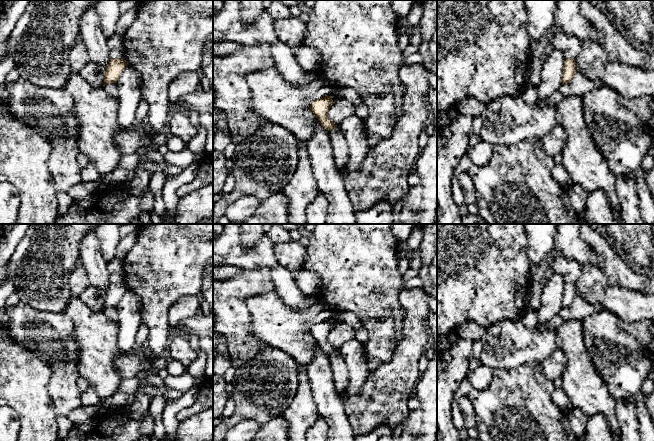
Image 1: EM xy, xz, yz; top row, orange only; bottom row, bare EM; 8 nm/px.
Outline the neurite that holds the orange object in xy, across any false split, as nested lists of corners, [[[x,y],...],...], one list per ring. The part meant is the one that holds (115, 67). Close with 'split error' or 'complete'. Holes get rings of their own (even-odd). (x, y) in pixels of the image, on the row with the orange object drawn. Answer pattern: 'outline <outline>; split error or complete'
outline [[[110,58],[104,73],[103,87],[107,84],[116,83],[126,66],[127,63],[124,59]]]; complete

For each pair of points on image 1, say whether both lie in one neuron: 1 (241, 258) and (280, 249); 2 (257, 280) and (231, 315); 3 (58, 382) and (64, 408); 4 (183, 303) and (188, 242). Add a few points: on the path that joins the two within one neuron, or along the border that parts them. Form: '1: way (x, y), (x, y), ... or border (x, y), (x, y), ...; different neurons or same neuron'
1: border (273, 245), (275, 259), (288, 269); different neurons
2: way (246, 284), (233, 296), (233, 304); same neuron
3: way (62, 388), (65, 394), (64, 402); same neuron
4: border (197, 294), (181, 296), (167, 312); different neurons

